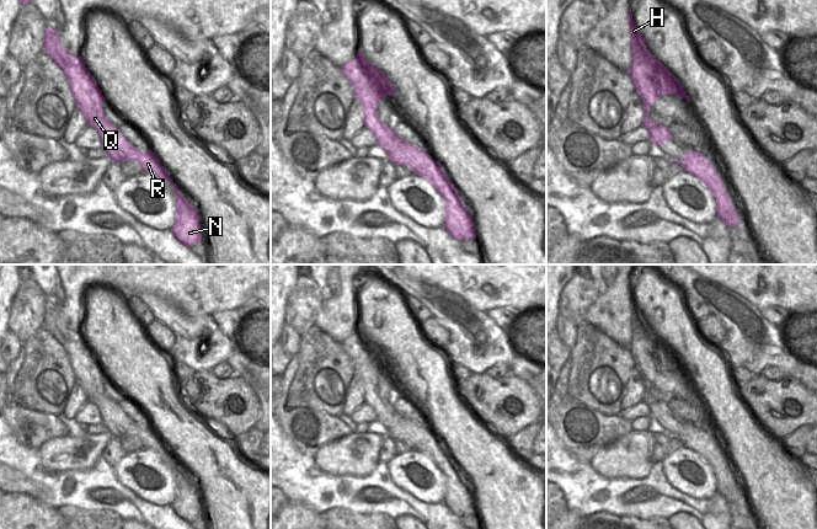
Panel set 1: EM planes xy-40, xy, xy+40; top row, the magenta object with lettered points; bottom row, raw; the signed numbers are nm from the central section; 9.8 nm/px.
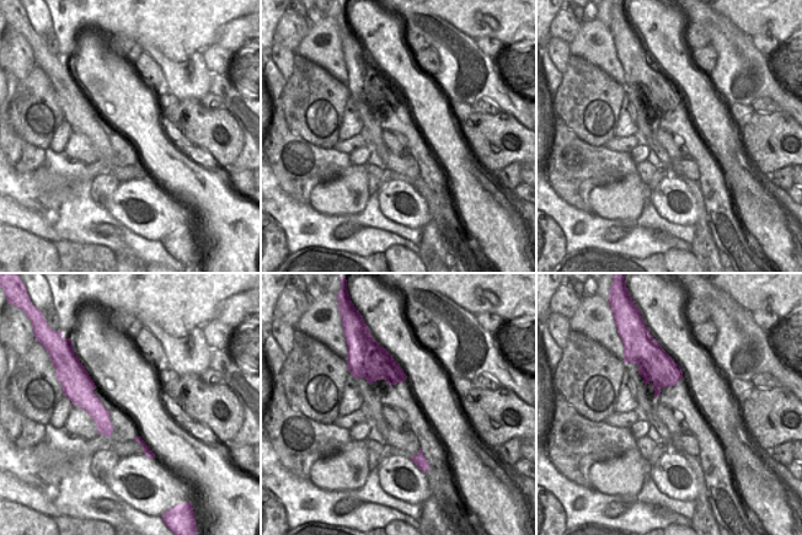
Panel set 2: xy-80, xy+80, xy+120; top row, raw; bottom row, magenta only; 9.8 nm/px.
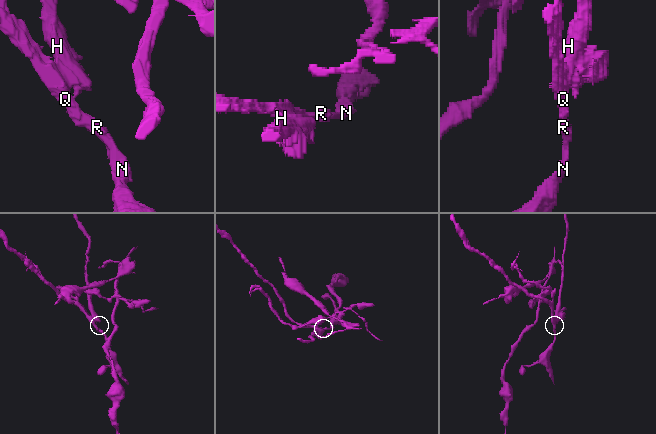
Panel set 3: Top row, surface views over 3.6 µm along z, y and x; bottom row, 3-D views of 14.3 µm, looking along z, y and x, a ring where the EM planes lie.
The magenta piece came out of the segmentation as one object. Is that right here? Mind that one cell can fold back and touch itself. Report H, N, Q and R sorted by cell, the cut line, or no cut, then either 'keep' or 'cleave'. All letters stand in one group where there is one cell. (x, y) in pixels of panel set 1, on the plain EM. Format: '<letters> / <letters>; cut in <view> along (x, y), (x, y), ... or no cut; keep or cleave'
H / N Q R; cut in xy along (356, 336), (363, 350), (375, 353), (383, 373); cleave

